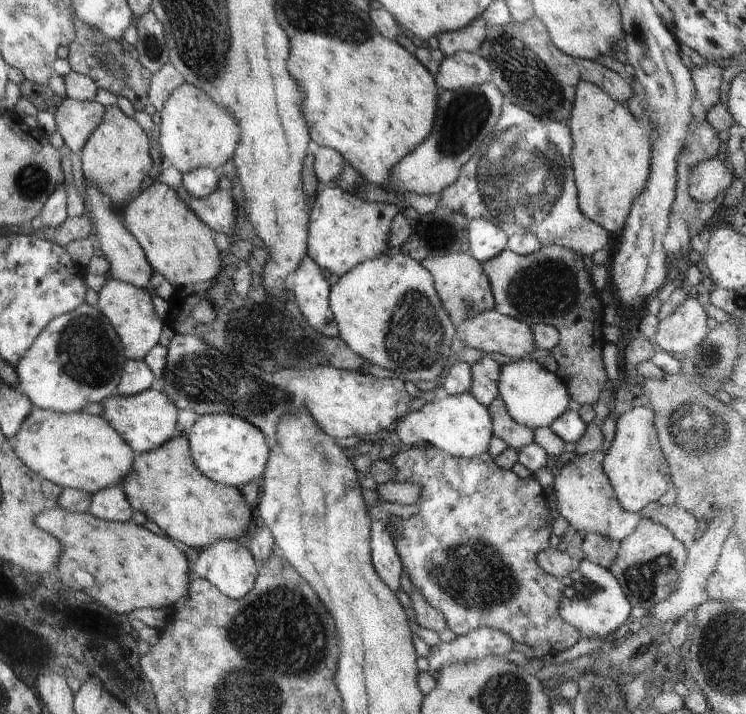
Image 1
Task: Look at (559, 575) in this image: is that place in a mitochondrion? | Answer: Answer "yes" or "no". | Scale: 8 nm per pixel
no

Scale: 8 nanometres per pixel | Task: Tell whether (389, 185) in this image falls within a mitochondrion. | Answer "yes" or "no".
no

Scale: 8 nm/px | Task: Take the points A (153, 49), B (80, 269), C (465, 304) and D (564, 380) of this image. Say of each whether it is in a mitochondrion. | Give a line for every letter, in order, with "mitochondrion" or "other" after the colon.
A: mitochondrion
B: other
C: mitochondrion
D: other

